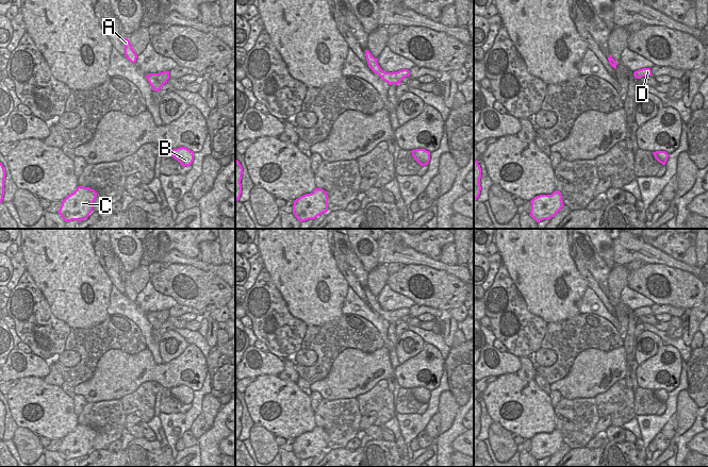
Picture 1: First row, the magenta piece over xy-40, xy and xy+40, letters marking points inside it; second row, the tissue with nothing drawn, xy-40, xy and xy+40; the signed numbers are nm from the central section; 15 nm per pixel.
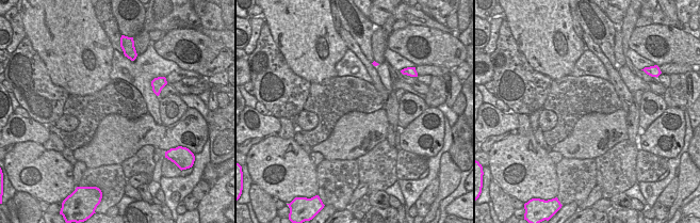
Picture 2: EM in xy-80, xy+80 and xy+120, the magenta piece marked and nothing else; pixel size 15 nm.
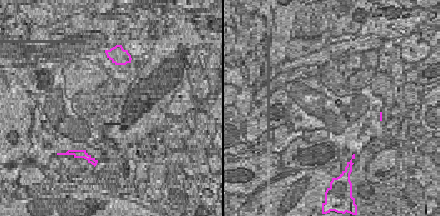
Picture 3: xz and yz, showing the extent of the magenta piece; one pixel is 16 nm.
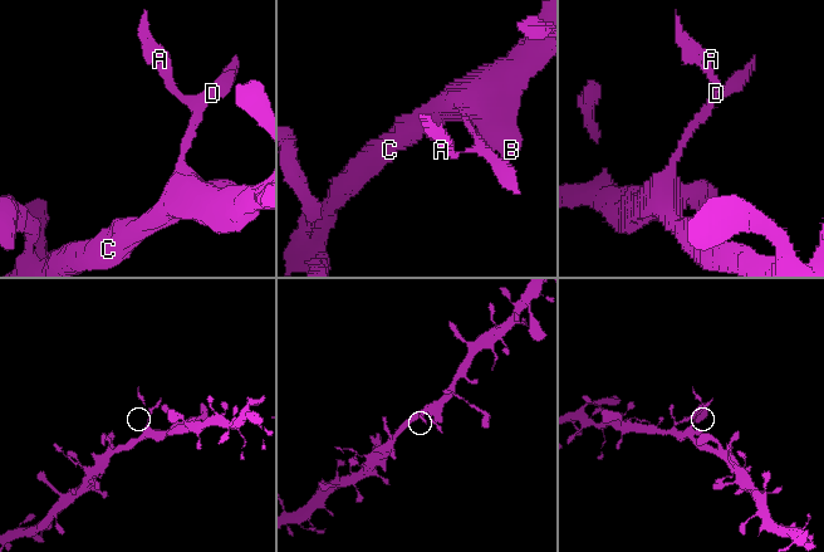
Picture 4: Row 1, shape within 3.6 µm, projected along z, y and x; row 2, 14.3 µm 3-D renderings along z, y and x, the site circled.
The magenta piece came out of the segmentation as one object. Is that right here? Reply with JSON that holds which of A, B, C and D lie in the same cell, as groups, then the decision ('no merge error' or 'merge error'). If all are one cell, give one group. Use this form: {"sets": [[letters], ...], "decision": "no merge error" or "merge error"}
{"sets": [["A"], ["B", "C", "D"]], "decision": "merge error"}

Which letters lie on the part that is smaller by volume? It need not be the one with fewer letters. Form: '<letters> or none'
A

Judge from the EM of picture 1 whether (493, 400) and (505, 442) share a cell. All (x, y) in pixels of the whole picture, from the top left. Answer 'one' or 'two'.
two

